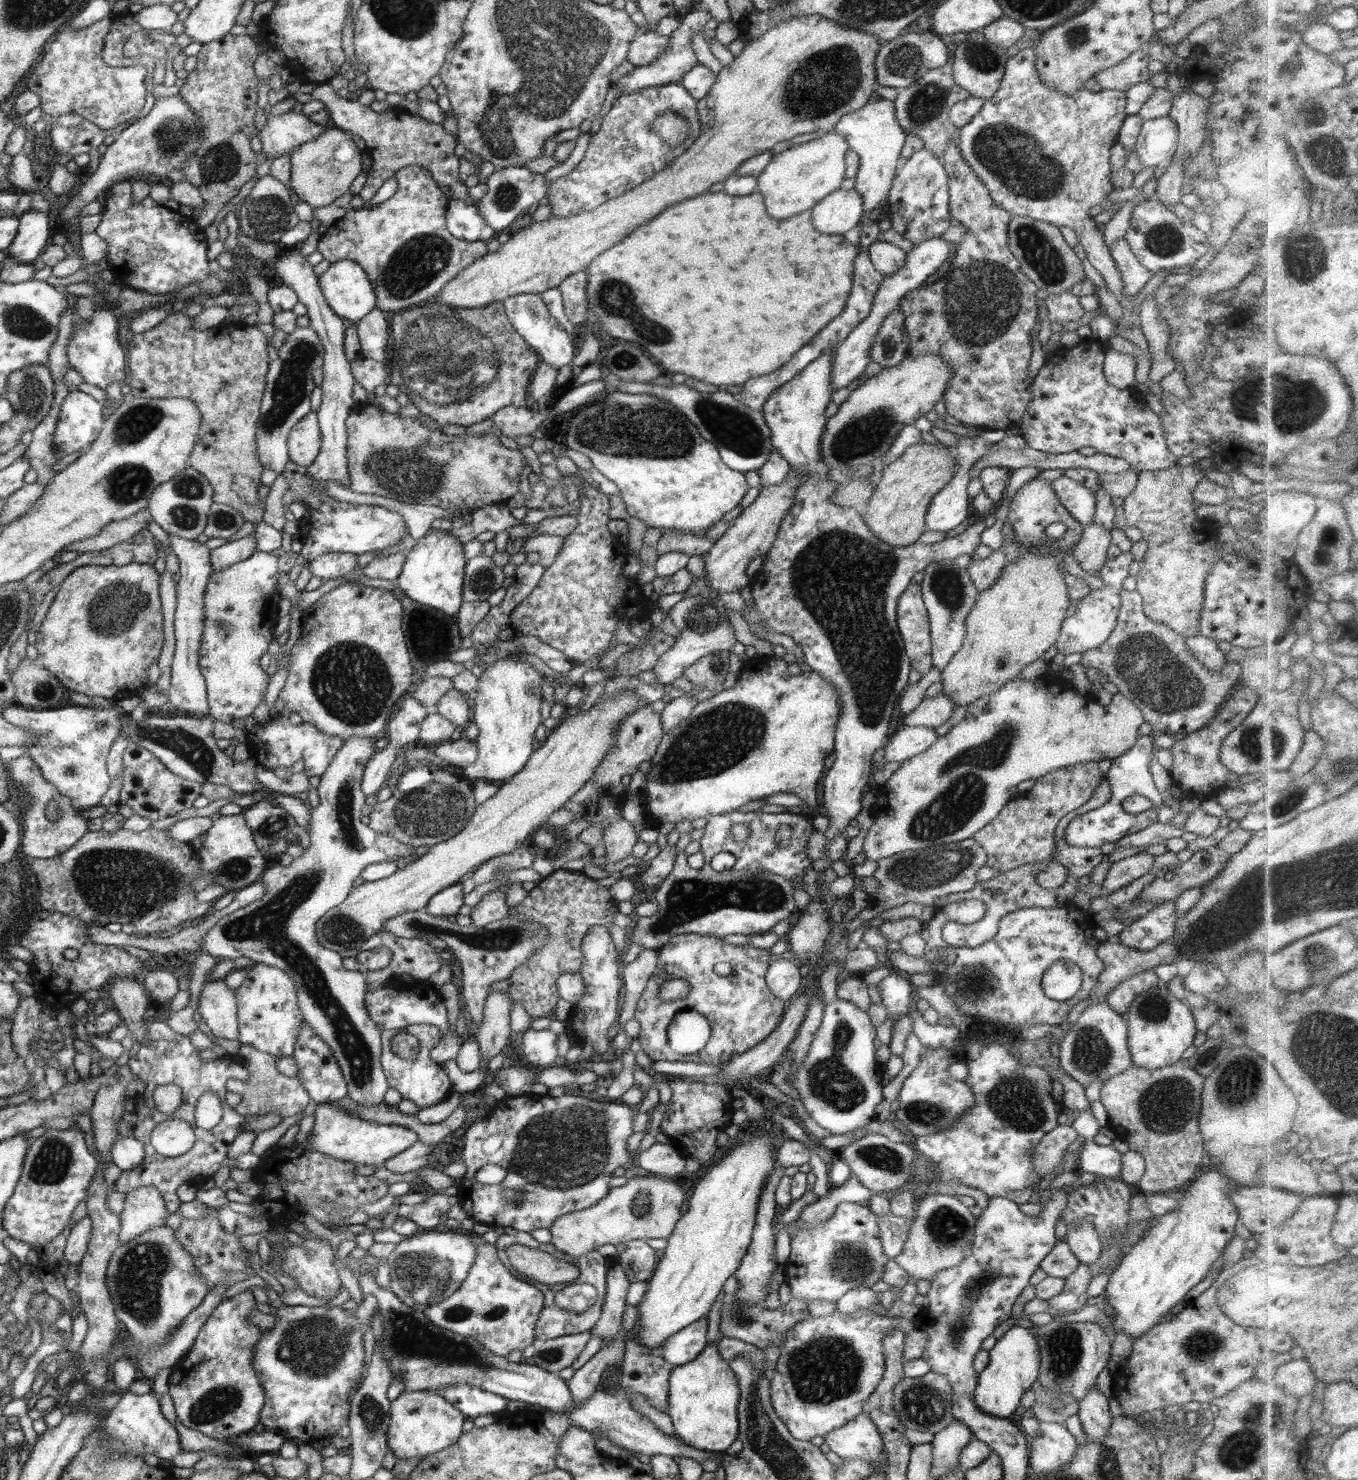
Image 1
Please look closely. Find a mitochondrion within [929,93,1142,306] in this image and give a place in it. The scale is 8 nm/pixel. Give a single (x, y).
(1009, 154)

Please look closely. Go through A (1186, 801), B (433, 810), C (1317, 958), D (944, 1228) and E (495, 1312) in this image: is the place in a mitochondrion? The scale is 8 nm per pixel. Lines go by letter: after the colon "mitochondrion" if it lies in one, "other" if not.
A: other
B: mitochondrion
C: mitochondrion
D: mitochondrion
E: mitochondrion

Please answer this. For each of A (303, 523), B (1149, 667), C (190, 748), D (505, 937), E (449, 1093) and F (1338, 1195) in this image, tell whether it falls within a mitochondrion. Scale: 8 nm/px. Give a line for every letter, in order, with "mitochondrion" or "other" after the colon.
A: other
B: mitochondrion
C: mitochondrion
D: mitochondrion
E: other
F: other

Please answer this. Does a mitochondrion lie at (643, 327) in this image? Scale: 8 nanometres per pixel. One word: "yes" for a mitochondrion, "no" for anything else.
yes

